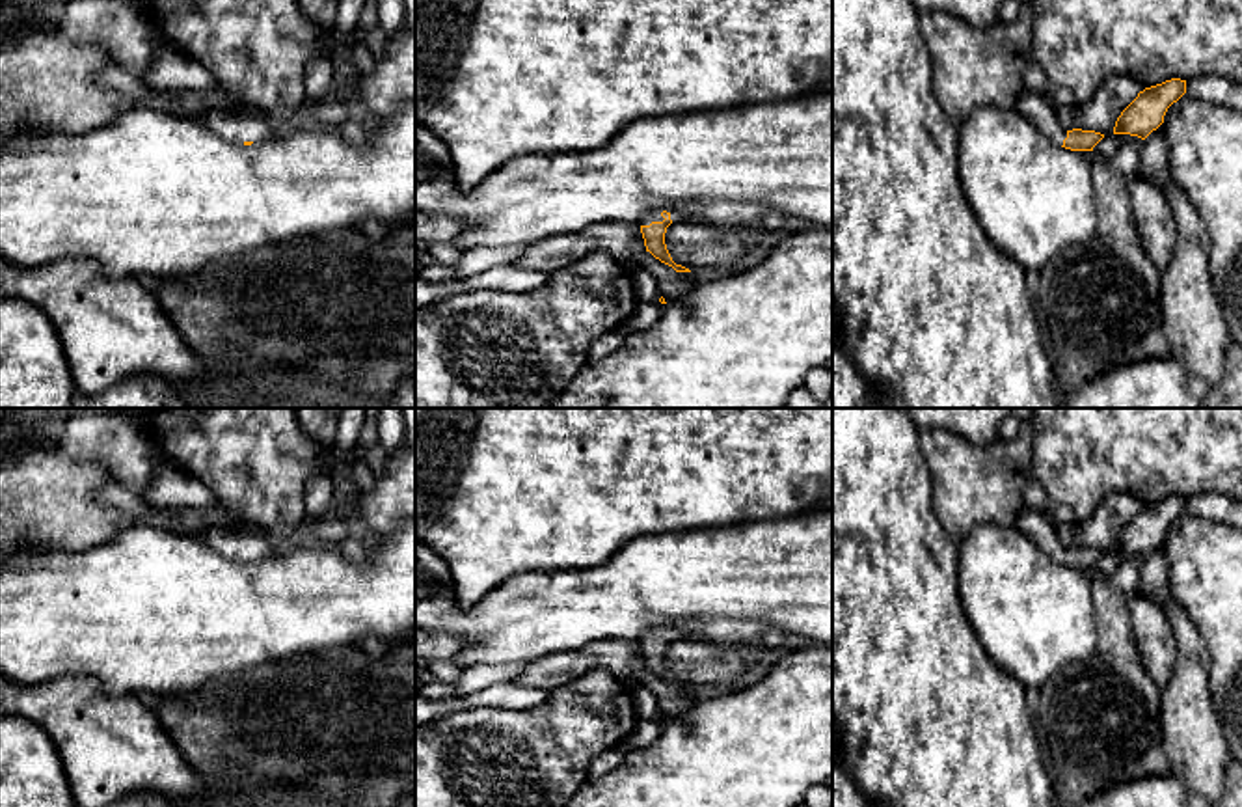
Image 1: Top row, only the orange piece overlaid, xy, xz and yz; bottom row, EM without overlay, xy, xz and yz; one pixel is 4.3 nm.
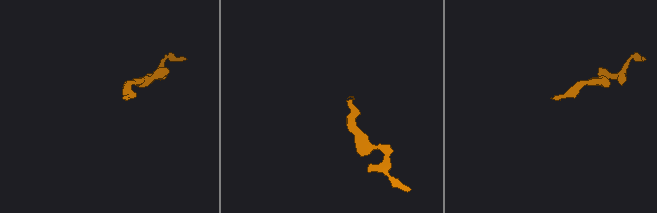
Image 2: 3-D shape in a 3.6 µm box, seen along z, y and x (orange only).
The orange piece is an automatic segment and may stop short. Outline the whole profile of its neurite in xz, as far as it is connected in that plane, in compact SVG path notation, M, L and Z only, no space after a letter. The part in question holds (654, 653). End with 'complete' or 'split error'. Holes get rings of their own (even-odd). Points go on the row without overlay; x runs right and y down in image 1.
M652 630L642 636L641 650L644 656L646 669L650 669L661 680L672 684L676 690L691 690L689 686L676 682L667 667L665 650L667 645L676 639L672 630Z | split error

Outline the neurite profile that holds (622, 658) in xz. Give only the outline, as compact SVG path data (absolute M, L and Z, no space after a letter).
M598 641L581 650L566 650L529 662L512 682L536 688L560 688L592 669L609 671L618 678L639 677L646 667L641 643Z

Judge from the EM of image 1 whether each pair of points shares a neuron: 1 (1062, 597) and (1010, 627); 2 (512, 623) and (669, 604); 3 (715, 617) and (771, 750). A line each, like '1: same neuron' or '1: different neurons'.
1: same neuron
2: same neuron
3: different neurons

